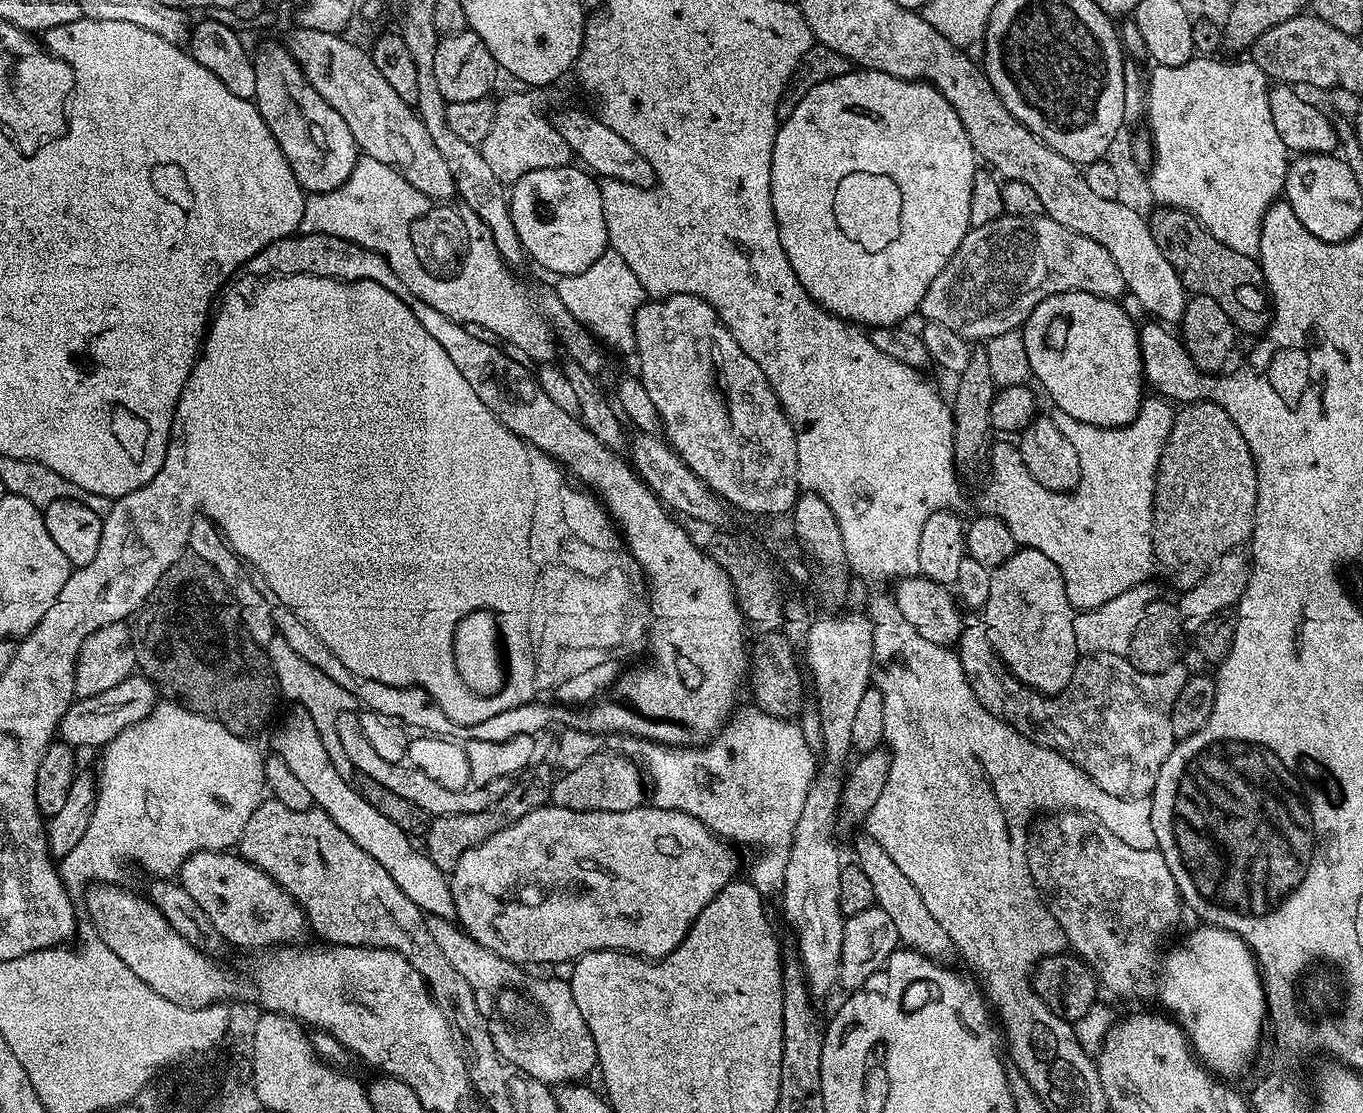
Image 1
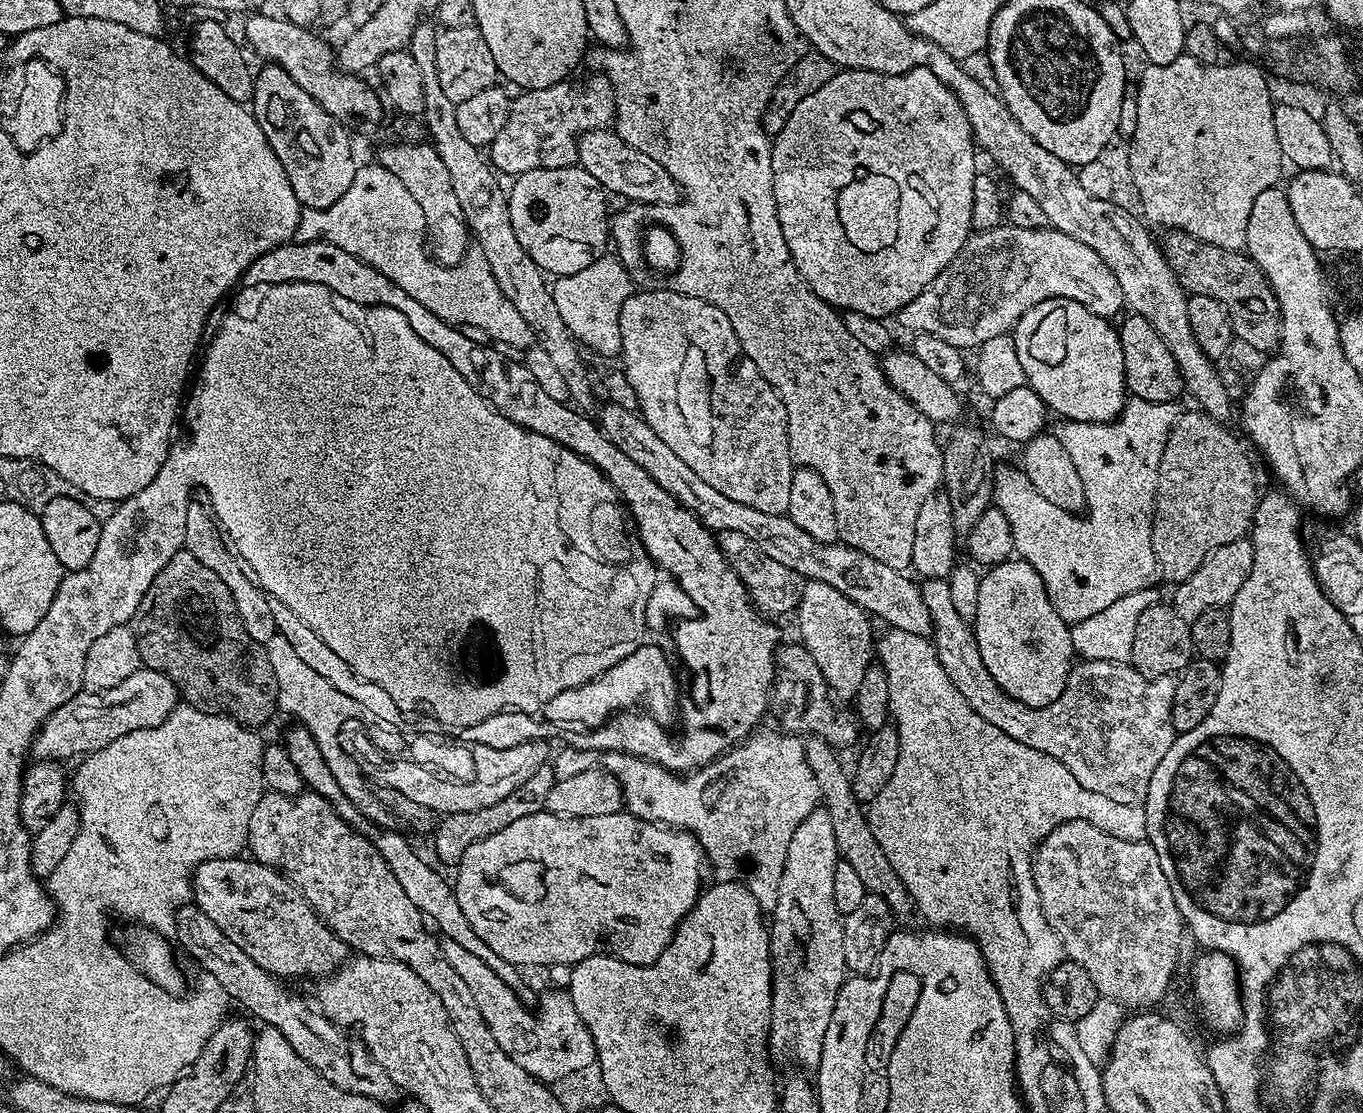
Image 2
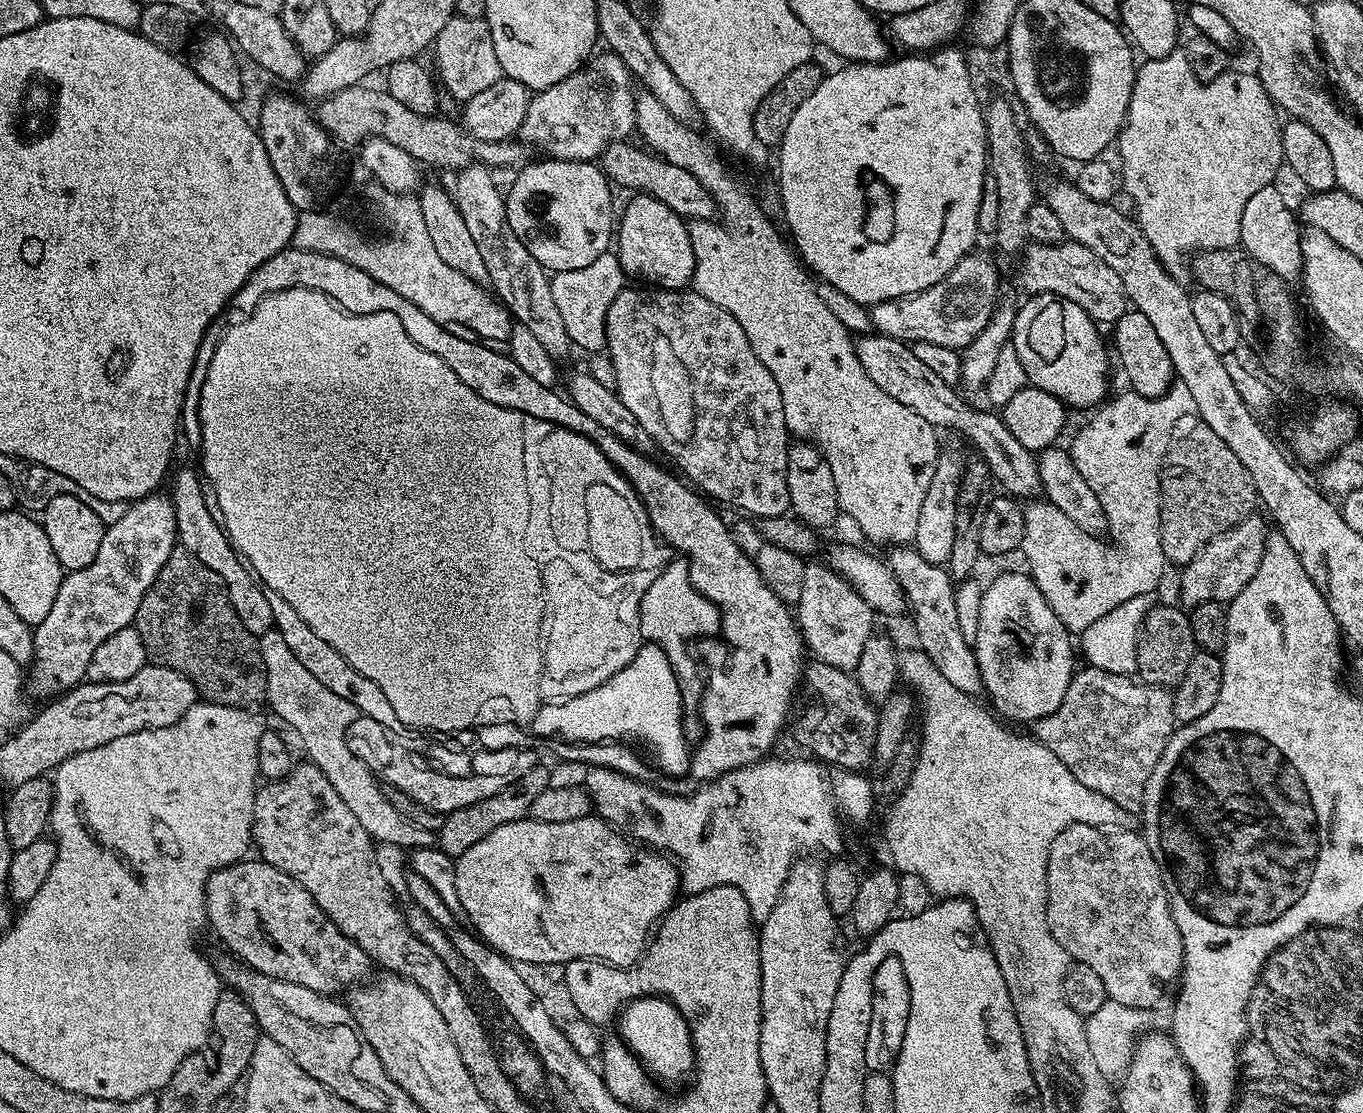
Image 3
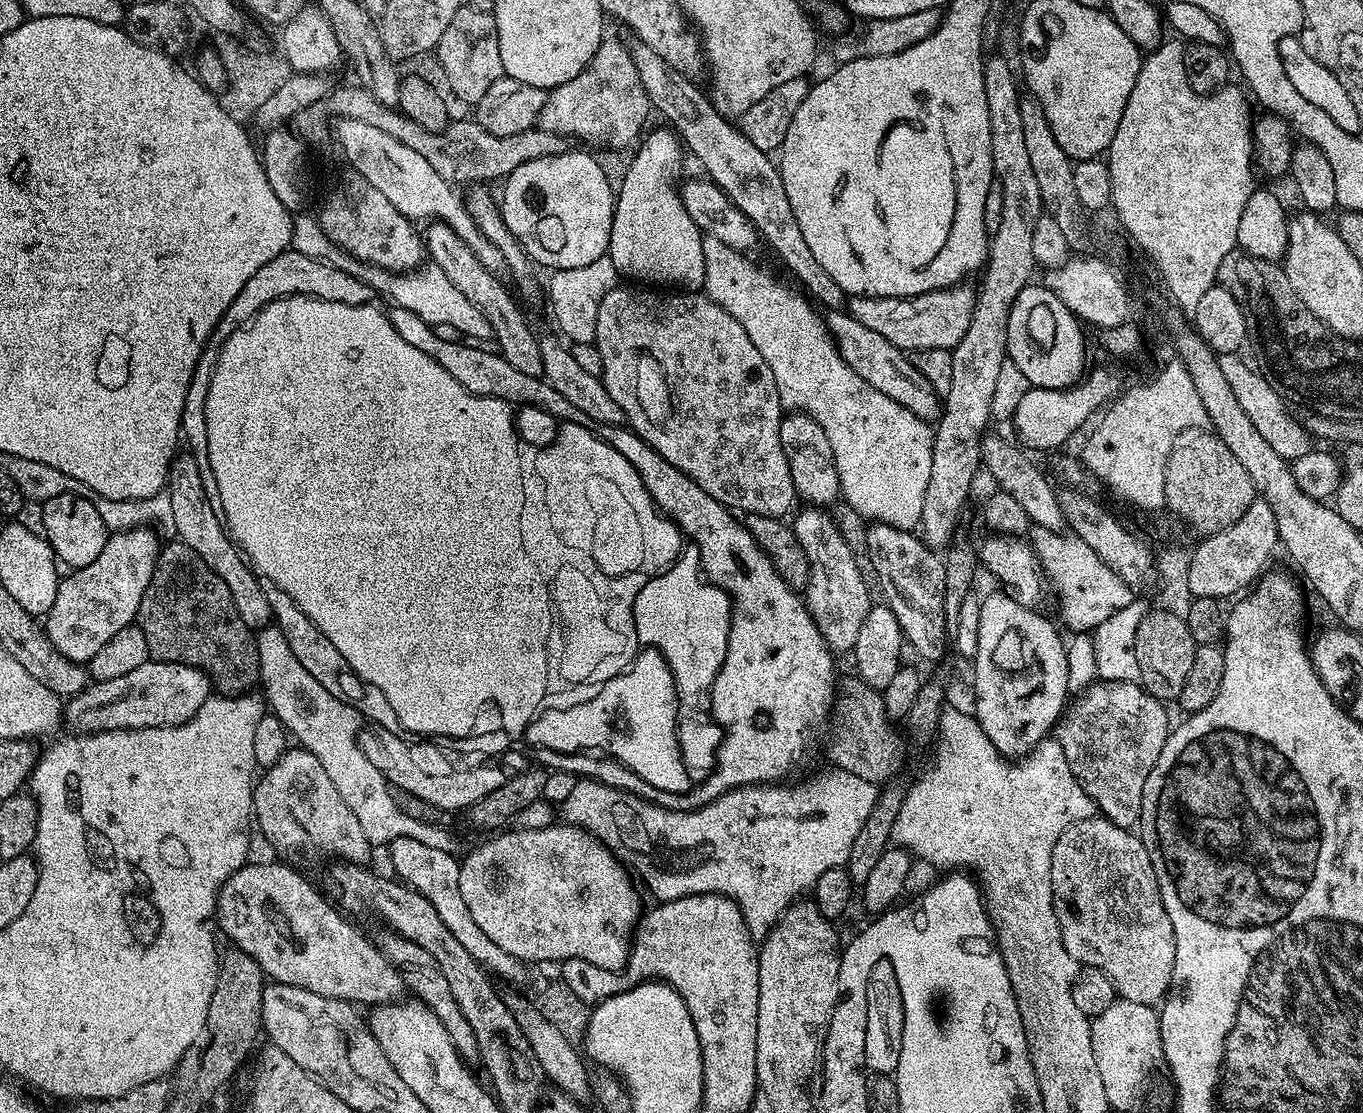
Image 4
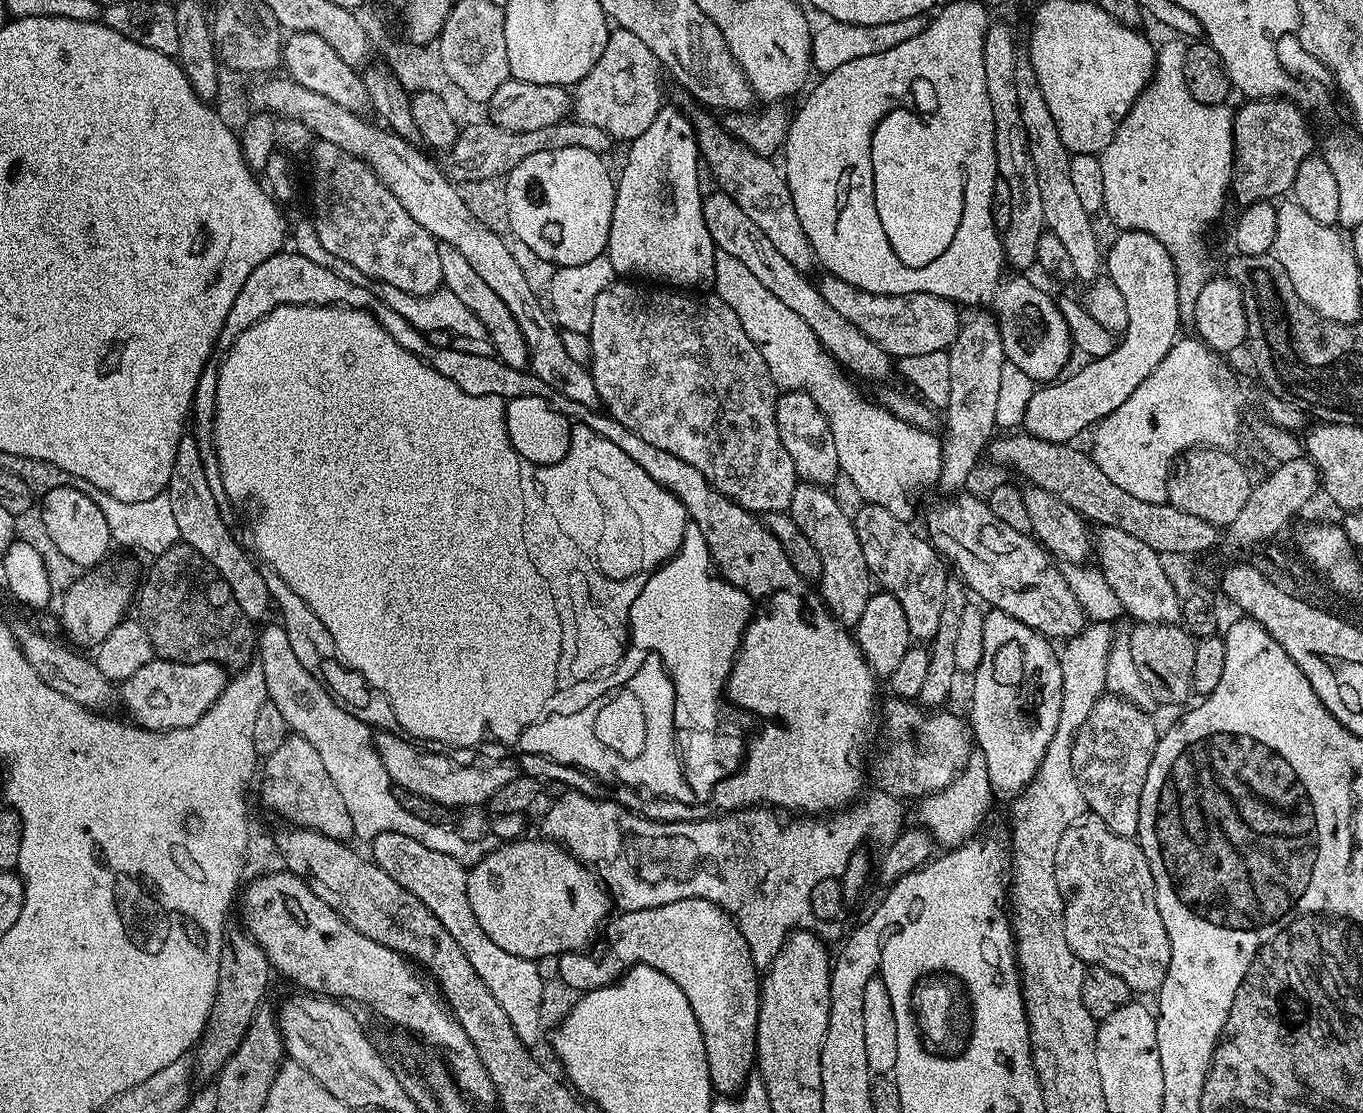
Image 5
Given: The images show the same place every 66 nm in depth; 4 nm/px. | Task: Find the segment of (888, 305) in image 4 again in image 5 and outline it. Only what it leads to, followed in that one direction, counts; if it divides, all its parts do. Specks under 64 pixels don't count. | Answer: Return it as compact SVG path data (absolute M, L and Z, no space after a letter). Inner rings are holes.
M824 274L821 277L821 280L818 280L818 287L822 298L826 298L826 302L830 302L830 306L834 306L834 310L838 310L838 314L842 314L842 318L846 318L846 322L852 322L854 326L858 326L858 330L862 330L862 334L866 334L866 338L870 338L870 342L878 342L878 346L882 346L882 350L886 350L893 358L945 351L951 348L956 341L956 335L960 332L961 309L952 301L941 296L925 292L915 292L905 296L870 294L866 290L858 290L858 286L850 286L850 282L842 282L842 278L837 276Z

